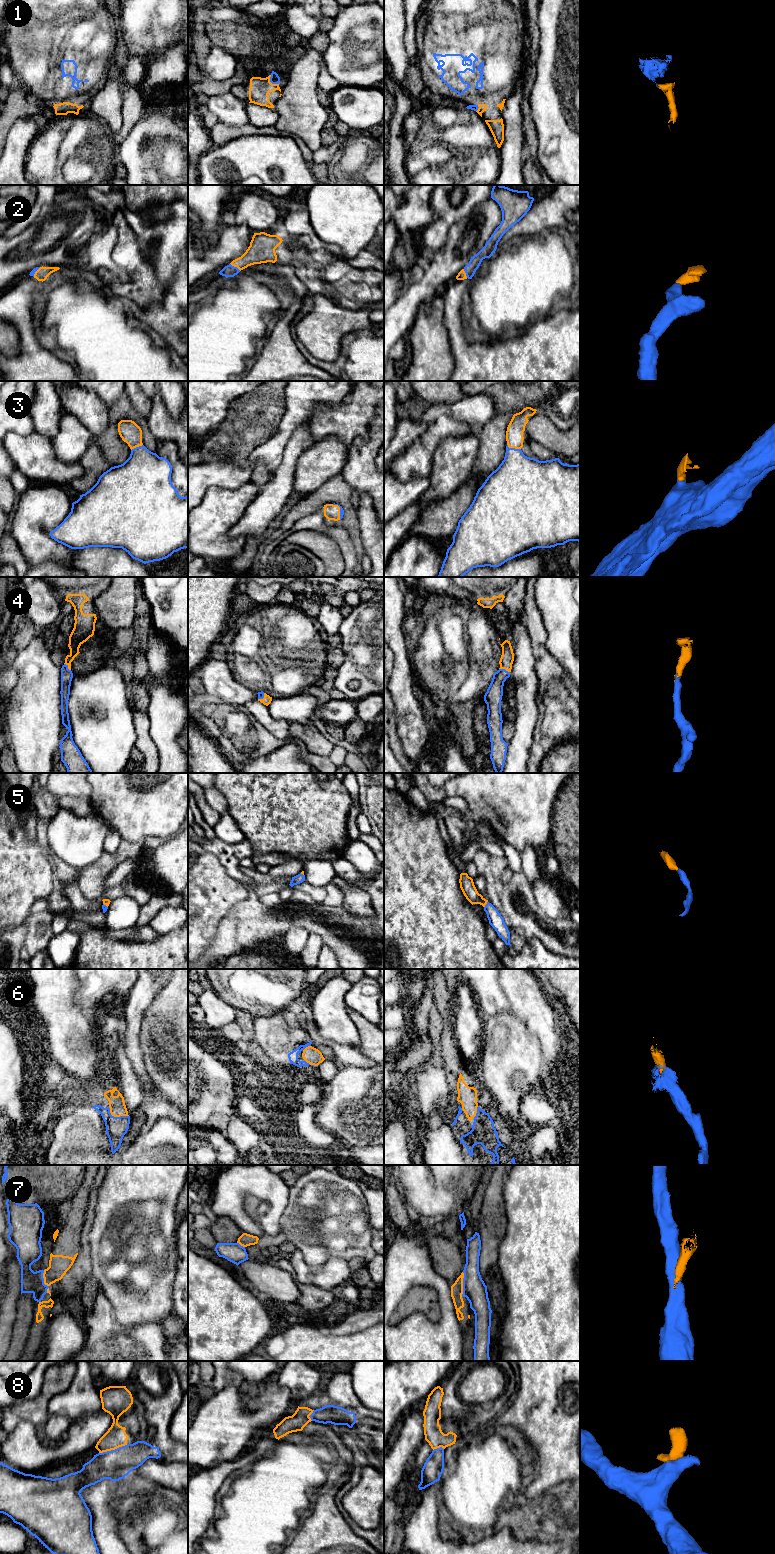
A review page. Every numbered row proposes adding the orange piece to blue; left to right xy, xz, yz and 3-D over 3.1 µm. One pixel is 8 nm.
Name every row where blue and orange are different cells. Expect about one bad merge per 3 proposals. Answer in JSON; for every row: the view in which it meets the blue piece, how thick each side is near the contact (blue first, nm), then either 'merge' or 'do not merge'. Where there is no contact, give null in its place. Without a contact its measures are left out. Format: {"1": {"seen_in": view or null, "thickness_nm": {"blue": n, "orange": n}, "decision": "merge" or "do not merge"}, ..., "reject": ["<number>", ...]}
{"1": {"seen_in": "xz", "thickness_nm": {"blue": 80, "orange": 160}, "decision": "merge"}, "2": {"seen_in": "xz", "thickness_nm": {"blue": 100, "orange": 200}, "decision": "merge"}, "3": {"seen_in": "yz", "thickness_nm": {"blue": 380, "orange": 140}, "decision": "merge"}, "4": {"seen_in": "yz", "thickness_nm": {"blue": 140, "orange": 110}, "decision": "merge"}, "5": {"seen_in": "yz", "thickness_nm": {"blue": 110, "orange": 120}, "decision": "merge"}, "6": {"seen_in": "xy", "thickness_nm": {"blue": 180, "orange": 130}, "decision": "merge"}, "7": {"seen_in": "xy", "thickness_nm": {"blue": 180, "orange": 160}, "decision": "do not merge"}, "8": {"seen_in": "xy", "thickness_nm": {"blue": 240, "orange": 170}, "decision": "do not merge"}, "reject": ["7", "8"]}

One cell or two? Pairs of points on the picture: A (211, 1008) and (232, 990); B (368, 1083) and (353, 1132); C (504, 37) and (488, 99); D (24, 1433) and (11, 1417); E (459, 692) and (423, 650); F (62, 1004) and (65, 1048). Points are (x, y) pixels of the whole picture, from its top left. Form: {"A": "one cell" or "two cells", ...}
{"A": "two cells", "B": "one cell", "C": "one cell", "D": "two cells", "E": "one cell", "F": "one cell"}

